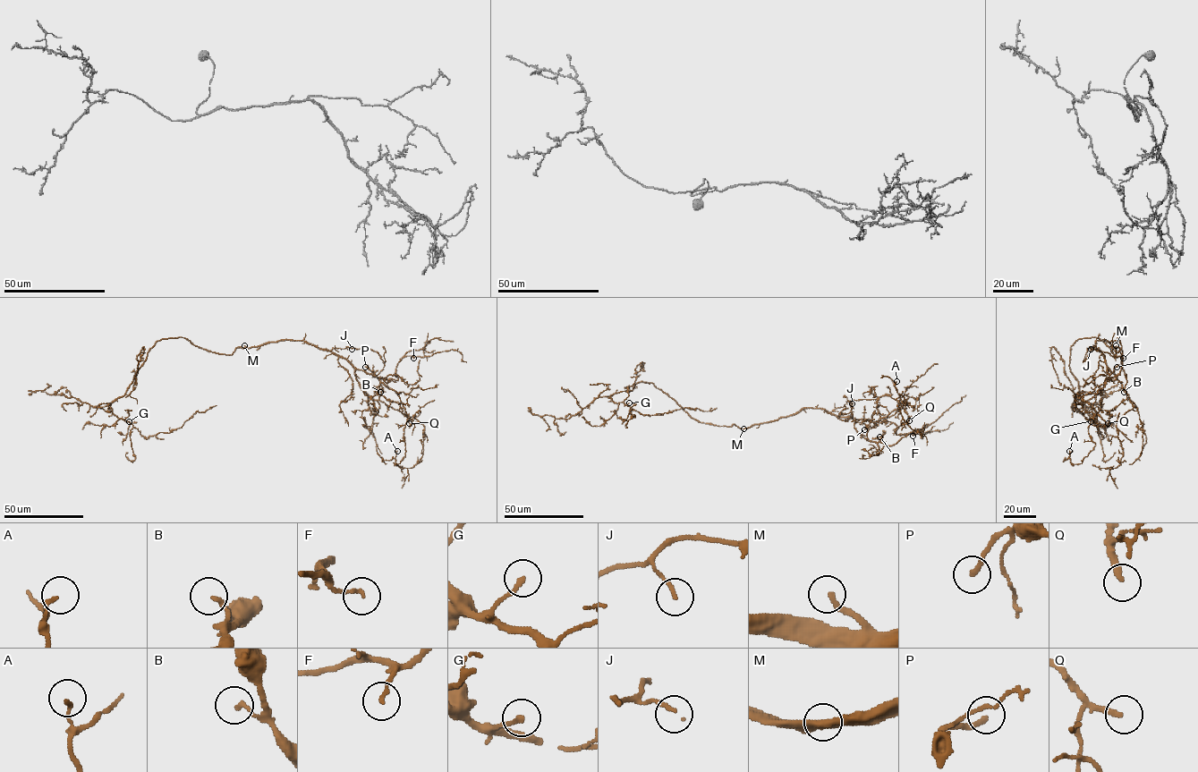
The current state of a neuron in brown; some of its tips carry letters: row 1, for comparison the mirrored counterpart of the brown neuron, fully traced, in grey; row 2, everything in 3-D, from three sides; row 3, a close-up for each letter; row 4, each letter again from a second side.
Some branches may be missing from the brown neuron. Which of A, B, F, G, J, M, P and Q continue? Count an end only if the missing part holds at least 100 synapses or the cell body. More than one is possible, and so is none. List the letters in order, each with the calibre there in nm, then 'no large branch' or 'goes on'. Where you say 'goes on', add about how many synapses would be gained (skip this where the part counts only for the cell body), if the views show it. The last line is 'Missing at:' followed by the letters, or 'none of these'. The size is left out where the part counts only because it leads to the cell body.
A: 140 nm thick; no large branch
B: 150 nm thick; no large branch
F: 130 nm thick; no large branch
G: 190 nm thick; no large branch
J: 140 nm thick; no large branch
M: 220 nm thick; goes on
P: 190 nm thick; no large branch
Q: 240 nm thick; no large branch
Missing at: M

